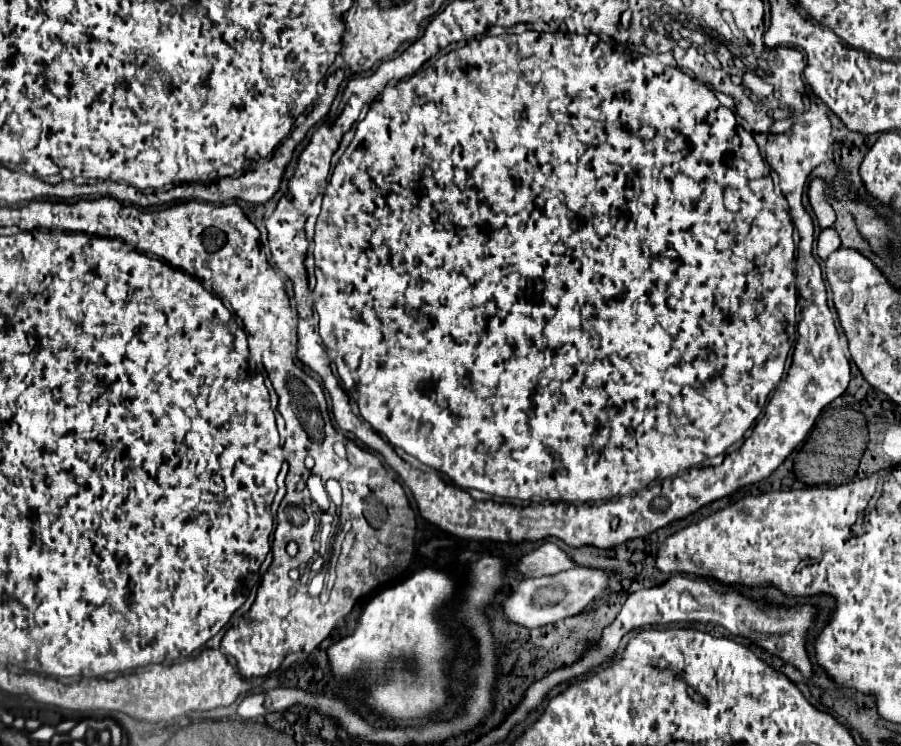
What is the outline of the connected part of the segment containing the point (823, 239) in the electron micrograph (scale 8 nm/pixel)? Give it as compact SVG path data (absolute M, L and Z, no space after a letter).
M834 228L822 230L820 236L818 236L816 248L818 248L818 256L820 256L822 260L826 260L834 250L840 248L840 236L838 236L838 232L836 232Z

